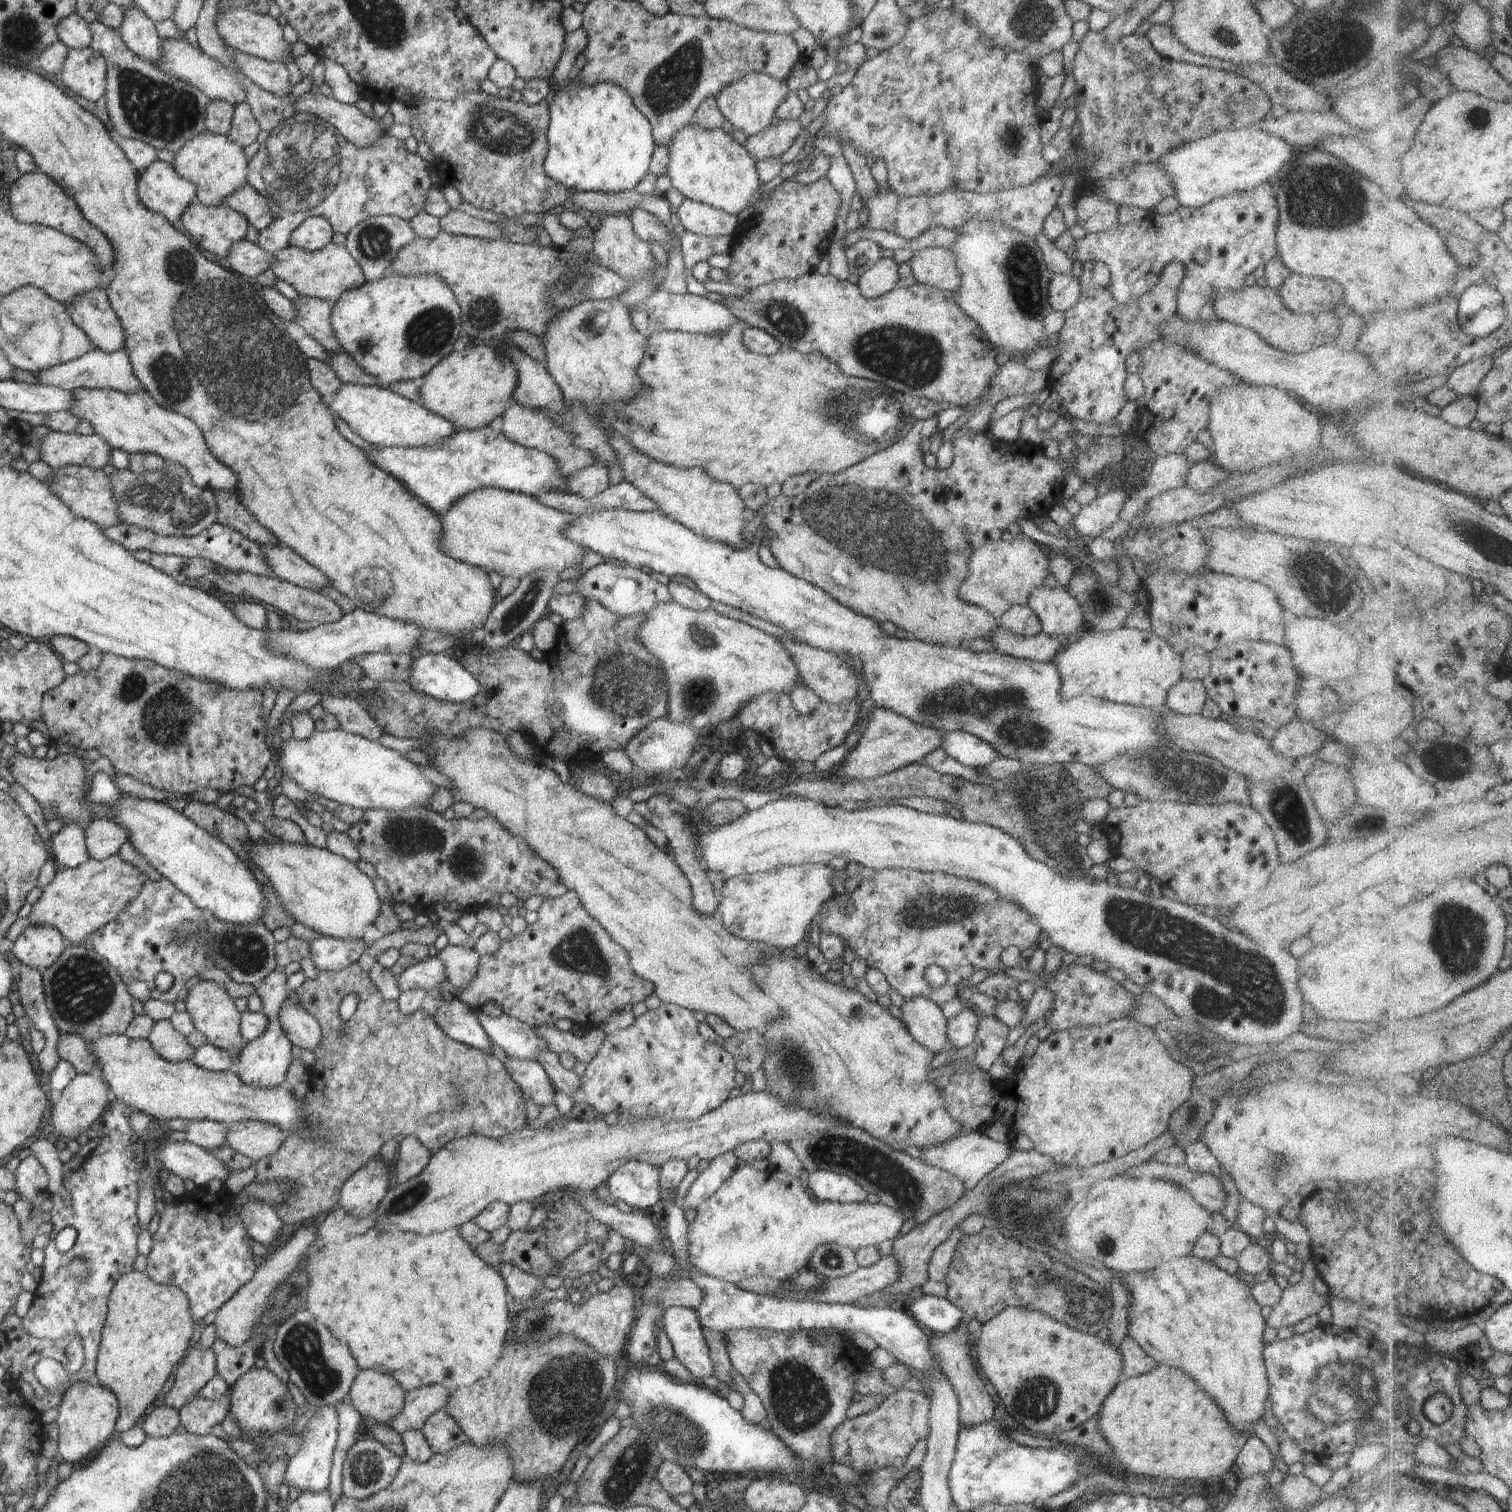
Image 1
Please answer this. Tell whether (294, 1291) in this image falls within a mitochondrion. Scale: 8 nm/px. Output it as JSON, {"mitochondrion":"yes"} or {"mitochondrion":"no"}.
{"mitochondrion":"yes"}

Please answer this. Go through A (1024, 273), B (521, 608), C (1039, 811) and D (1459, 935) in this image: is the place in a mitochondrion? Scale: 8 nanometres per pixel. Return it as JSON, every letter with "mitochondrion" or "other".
{"A":"mitochondrion","B":"mitochondrion","C":"mitochondrion","D":"mitochondrion"}

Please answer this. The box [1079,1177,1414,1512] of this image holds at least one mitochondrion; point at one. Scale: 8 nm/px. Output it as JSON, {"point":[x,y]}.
{"point":[1320,1399]}

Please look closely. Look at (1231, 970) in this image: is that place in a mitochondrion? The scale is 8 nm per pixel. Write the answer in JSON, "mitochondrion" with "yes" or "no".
{"mitochondrion":"yes"}

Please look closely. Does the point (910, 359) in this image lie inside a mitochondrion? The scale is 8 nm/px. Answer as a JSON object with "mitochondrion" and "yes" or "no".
{"mitochondrion":"yes"}

